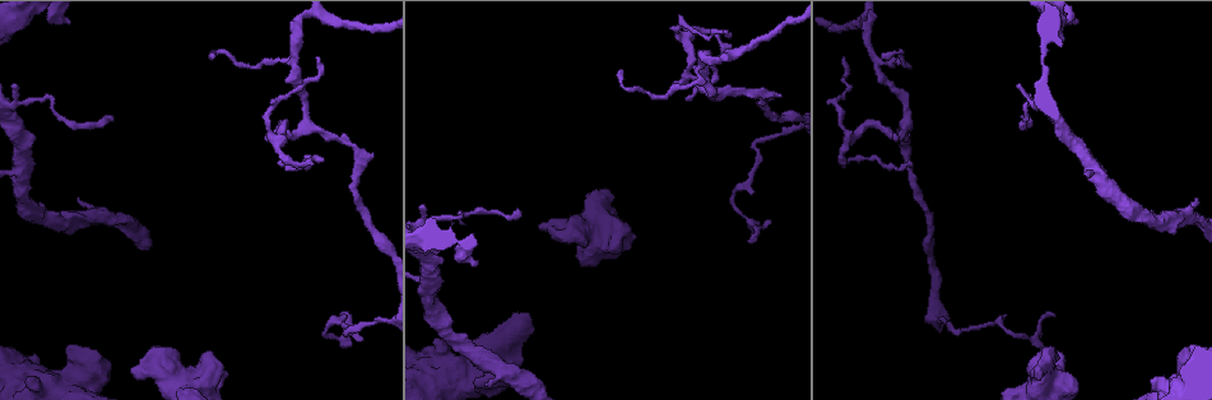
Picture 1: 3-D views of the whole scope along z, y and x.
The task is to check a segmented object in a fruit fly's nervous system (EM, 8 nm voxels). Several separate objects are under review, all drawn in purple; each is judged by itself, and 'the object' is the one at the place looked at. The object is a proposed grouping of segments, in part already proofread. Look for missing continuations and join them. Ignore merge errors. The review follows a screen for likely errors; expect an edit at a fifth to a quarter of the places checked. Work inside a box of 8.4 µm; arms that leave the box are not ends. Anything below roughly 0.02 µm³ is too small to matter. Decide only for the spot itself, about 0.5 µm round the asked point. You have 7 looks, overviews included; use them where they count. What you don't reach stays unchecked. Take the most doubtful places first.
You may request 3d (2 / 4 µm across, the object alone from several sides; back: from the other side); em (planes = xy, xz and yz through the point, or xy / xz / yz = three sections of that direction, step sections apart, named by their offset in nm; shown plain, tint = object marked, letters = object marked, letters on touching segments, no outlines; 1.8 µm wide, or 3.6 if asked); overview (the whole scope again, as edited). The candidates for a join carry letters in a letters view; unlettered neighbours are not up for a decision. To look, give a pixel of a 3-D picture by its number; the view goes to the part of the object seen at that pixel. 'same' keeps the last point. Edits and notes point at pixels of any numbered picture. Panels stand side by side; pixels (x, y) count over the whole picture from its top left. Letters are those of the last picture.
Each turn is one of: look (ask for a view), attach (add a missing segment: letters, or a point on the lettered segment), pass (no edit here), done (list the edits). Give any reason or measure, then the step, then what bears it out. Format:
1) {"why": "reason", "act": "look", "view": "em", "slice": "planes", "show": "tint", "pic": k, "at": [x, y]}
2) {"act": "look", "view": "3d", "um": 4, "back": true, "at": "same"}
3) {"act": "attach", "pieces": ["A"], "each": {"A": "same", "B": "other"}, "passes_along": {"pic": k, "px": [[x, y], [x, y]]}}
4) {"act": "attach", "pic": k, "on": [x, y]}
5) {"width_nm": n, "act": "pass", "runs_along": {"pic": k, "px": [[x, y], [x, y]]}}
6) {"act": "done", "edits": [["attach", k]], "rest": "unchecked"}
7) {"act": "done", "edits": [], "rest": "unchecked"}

{"why": "branch stops here", "act": "look", "view": "em", "slice": "planes", "show": "letters", "pic": 1, "at": [476, 261]}

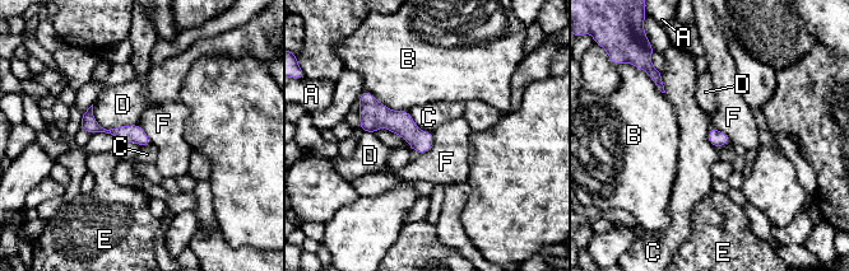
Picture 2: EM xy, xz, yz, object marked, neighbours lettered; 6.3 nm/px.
{"width_nm": 100, "act": "pass", "each": {"A": "other", "B": "other", "C": "other", "D": "other", "E": "other", "F": "other"}, "border": {"pic": 2, "px": [[434, 132], [432, 145], [418, 154]]}, "found": "no lettered segment goes on from it"}

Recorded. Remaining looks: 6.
{"why": "an open end", "act": "look", "view": "em", "slice": "planes", "show": "letters", "pic": 1, "at": [540, 227]}

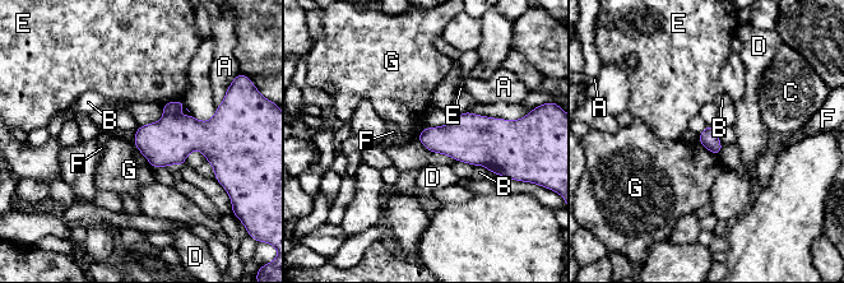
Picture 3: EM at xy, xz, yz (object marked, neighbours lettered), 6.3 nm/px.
{"act": "pass", "each": {"A": "other", "B": "other", "C": "other", "D": "other", "E": "other", "F": "other", "G": "other"}, "border": {"pic": 3, "px": [[133, 143], [153, 167]]}, "found": "no lettered segment goes on from it"}

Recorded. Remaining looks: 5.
{"why": "abrupt turn", "act": "look", "view": "em", "slice": "planes", "show": "letters", "pic": 1, "at": [277, 138]}

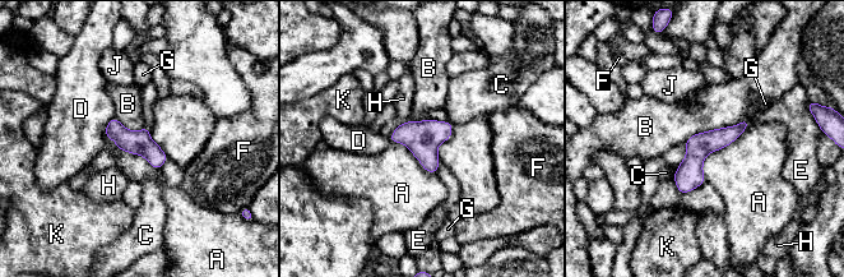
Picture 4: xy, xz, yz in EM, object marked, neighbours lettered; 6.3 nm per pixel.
{"width_nm": 150, "act": "pass", "each": {"A": "other", "B": "other", "C": "other", "D": "other", "E": "other", "F": "other", "G": "other", "H": "other", "J": "other", "K": "other"}, "found": "no lettered segment goes on from it"}

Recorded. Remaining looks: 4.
{"act": "done", "edits": [], "rest": "unchecked"}

